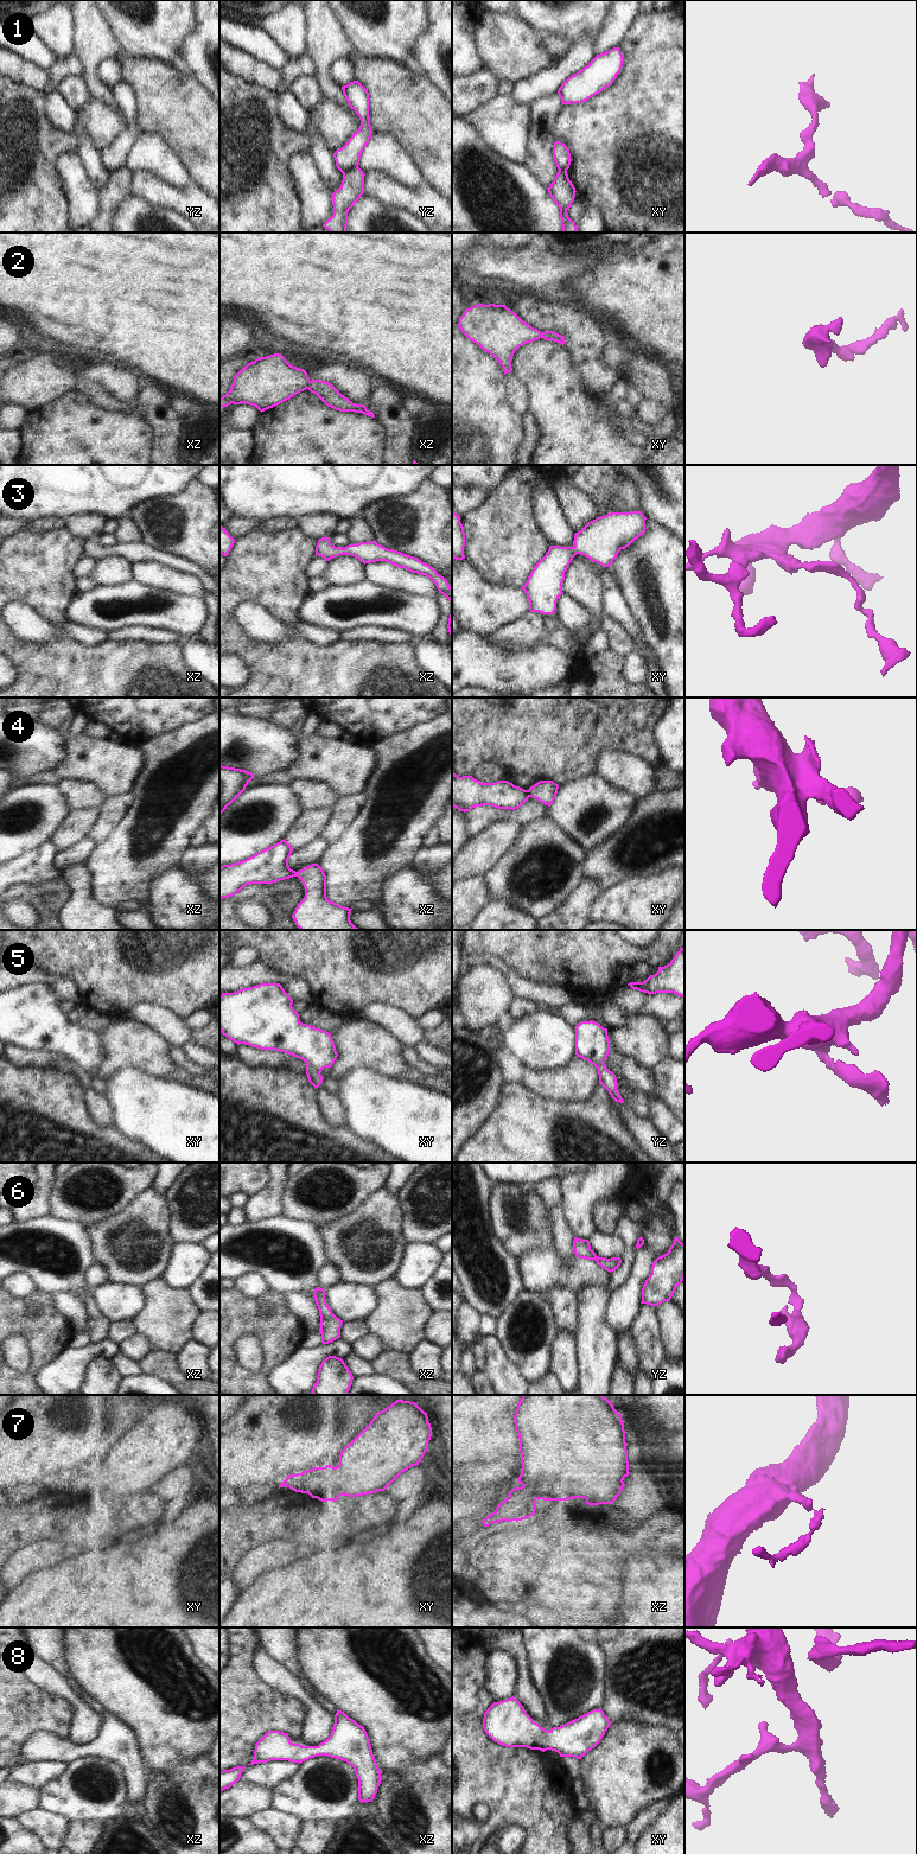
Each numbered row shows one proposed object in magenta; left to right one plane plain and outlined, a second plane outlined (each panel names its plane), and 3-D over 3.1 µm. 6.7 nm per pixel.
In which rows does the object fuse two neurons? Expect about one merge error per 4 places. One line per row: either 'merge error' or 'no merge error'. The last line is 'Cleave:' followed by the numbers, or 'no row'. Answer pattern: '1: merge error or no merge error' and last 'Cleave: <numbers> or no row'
1: merge error
2: no merge error
3: no merge error
4: merge error
5: merge error
6: no merge error
7: merge error
8: no merge error
Cleave: 1, 4, 5, 7

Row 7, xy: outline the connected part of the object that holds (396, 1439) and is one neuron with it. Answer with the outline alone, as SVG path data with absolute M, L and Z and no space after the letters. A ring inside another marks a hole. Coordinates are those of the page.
M396 1400L386 1409L376 1413L374 1419L370 1421L370 1423L367 1425L367 1427L348 1446L345 1446L342 1450L339 1454L338 1466L333 1467L329 1464L325 1467L314 1467L301 1472L299 1483L298 1483L298 1491L301 1493L308 1493L312 1498L317 1498L321 1502L327 1502L327 1501L335 1502L343 1495L349 1497L357 1497L357 1496L375 1493L378 1491L384 1491L402 1472L407 1471L412 1466L419 1465L419 1463L421 1461L421 1459L424 1458L428 1448L428 1442L431 1440L431 1436L432 1436L432 1427L431 1427L431 1423L428 1422L427 1413L425 1413L415 1402Z

